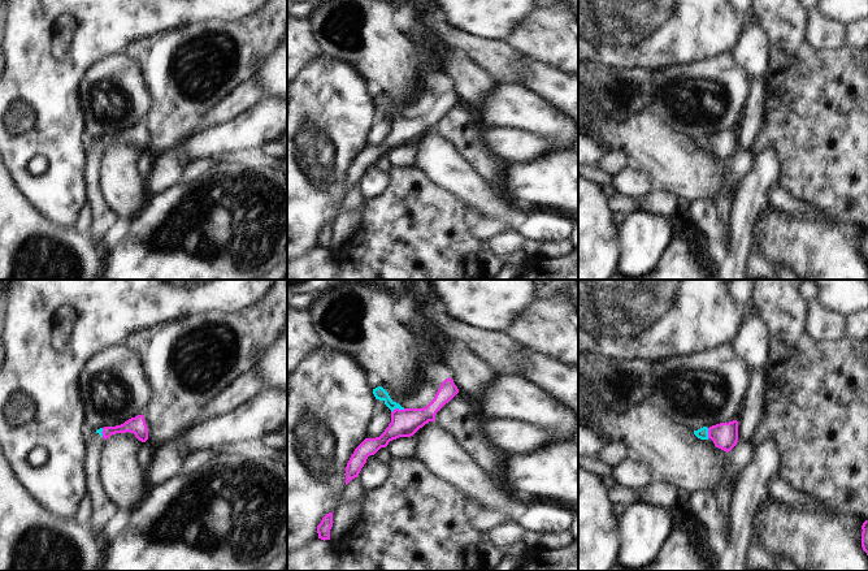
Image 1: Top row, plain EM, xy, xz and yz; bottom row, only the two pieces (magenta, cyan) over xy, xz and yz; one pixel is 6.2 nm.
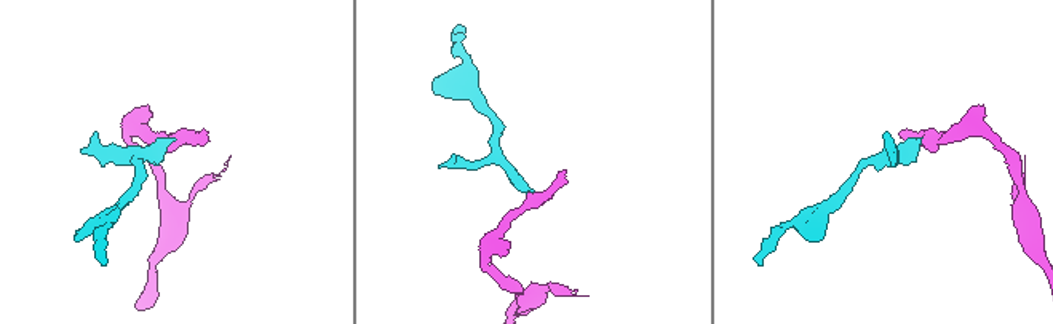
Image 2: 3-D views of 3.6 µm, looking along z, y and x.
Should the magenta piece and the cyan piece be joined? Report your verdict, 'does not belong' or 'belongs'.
belongs

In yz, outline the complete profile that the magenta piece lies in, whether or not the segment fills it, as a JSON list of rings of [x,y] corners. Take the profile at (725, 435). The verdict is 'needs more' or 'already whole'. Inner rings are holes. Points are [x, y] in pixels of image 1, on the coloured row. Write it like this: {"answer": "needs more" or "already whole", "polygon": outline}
{"answer": "needs more", "polygon": [[[738,421],[720,423],[694,431],[700,440],[711,438],[716,447],[729,453],[738,442]]]}

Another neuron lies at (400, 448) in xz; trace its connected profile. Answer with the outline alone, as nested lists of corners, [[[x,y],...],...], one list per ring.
[[[399,437],[396,440],[392,440],[386,446],[391,454],[391,458],[395,459],[405,459],[411,457],[412,449],[415,447],[415,438],[411,437]]]

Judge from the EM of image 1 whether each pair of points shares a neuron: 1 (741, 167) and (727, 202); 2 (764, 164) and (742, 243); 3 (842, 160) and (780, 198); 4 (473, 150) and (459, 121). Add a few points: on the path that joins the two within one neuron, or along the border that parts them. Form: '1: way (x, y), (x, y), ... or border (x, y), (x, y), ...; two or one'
1: way (734, 176), (728, 184), (727, 193); one
2: way (756, 184), (753, 198), (742, 217), (742, 224); one
3: border (778, 182), (790, 194), (815, 207); two
4: way (472, 143), (460, 128); one

